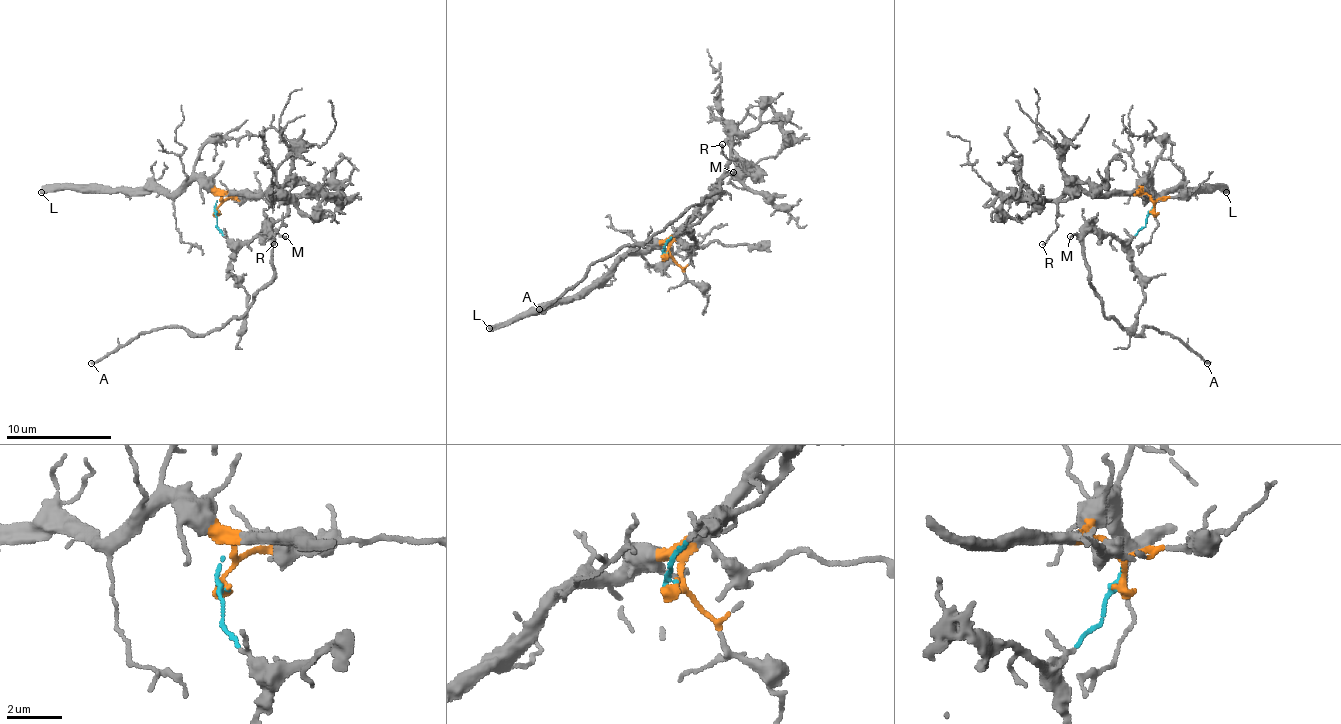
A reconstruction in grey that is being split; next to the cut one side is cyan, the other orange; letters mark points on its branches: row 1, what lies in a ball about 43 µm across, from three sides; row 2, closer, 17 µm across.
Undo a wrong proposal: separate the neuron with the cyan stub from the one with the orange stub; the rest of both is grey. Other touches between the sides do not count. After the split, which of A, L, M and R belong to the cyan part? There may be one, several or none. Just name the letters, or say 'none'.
A, M

